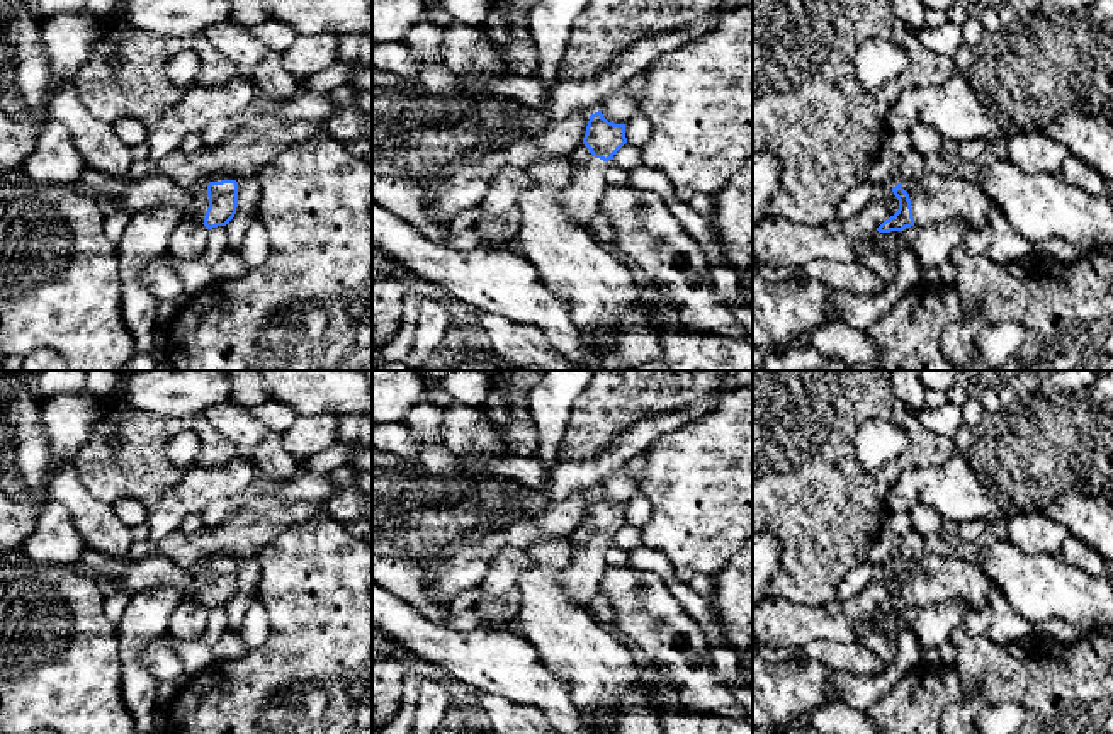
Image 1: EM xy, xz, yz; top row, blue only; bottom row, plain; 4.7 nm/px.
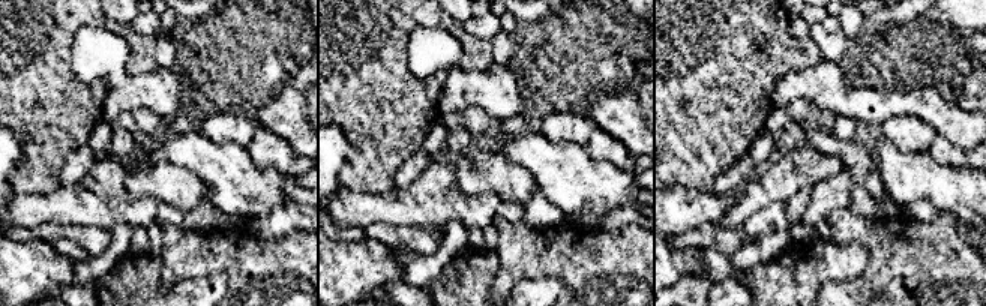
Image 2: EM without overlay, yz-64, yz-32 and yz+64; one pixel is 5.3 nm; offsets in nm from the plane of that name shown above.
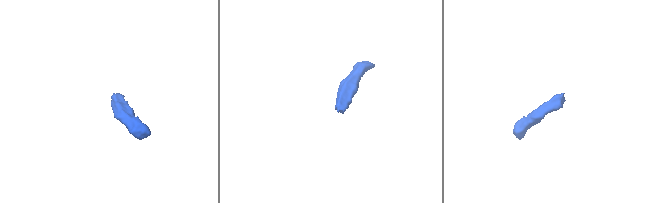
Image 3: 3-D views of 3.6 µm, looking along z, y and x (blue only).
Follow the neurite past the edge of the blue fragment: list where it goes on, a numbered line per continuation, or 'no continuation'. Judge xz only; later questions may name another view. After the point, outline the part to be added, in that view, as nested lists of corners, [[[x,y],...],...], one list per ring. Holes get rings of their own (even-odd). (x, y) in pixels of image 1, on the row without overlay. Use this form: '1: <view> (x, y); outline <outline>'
1: xz (587, 566); outline [[[583,520],[568,535],[571,544],[568,569],[561,574],[561,586],[569,601],[588,607],[608,569],[607,552],[613,540],[603,542],[595,539],[585,527]]]

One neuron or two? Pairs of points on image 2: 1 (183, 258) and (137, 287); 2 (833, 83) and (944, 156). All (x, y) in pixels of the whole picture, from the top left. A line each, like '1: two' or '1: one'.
1: two
2: two

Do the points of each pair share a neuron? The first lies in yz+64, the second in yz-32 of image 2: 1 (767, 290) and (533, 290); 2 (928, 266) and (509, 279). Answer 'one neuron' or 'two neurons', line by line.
1: one neuron
2: one neuron

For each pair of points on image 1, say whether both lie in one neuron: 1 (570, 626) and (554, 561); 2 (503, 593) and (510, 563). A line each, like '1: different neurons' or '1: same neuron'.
1: same neuron
2: same neuron

